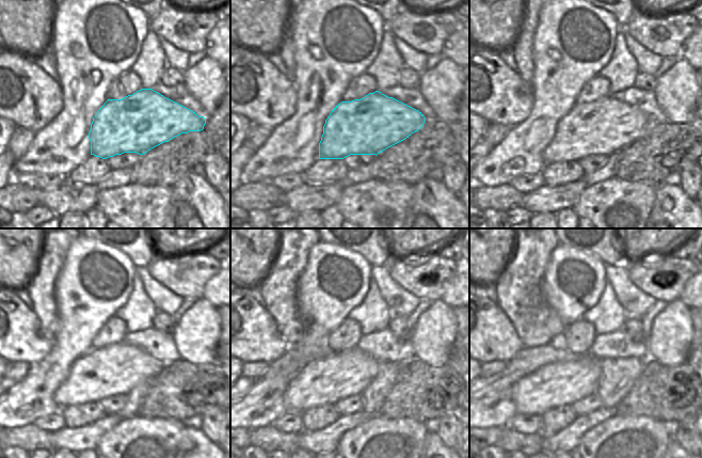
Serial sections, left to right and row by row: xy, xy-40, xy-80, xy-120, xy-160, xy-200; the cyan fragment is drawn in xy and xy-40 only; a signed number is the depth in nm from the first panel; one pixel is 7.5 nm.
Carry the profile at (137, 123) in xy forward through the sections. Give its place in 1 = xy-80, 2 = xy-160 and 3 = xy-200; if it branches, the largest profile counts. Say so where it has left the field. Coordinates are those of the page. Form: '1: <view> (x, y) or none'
1: xy-80 (606, 126)
2: xy-160 (324, 381)
3: xy-200 (561, 383)

